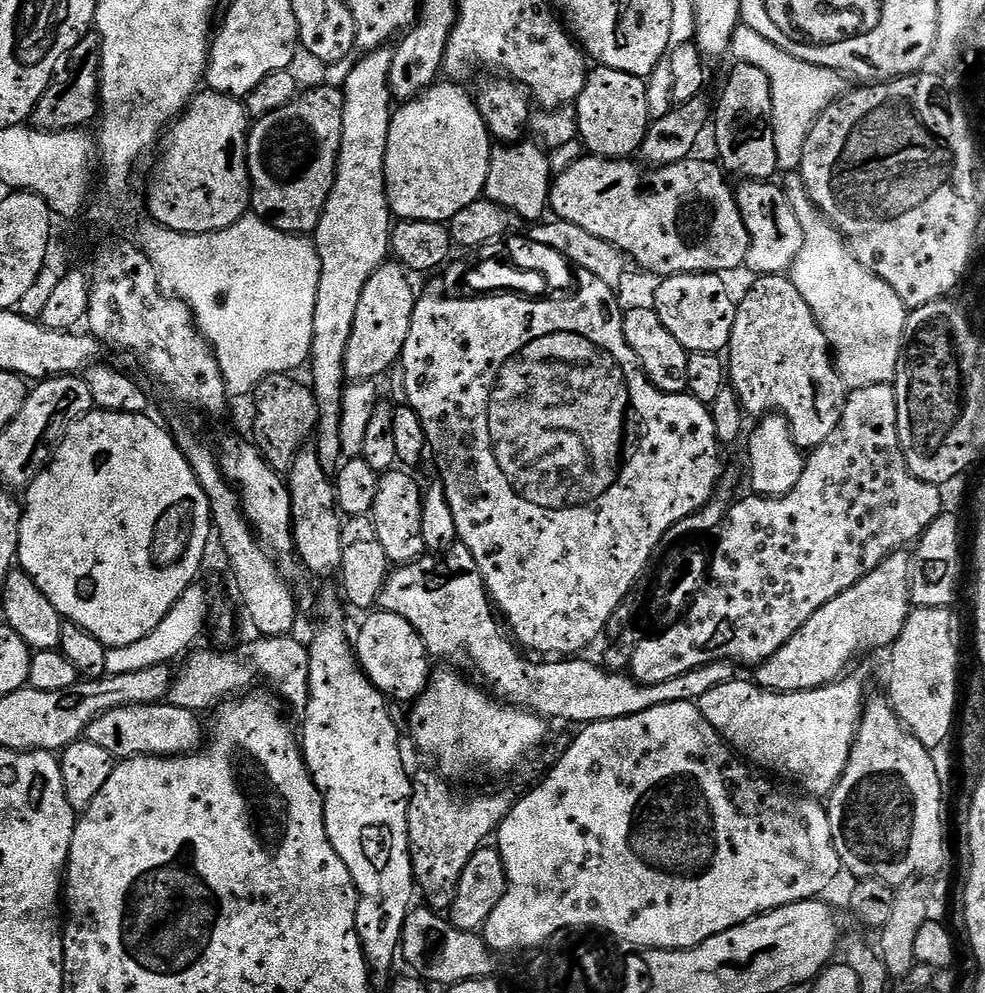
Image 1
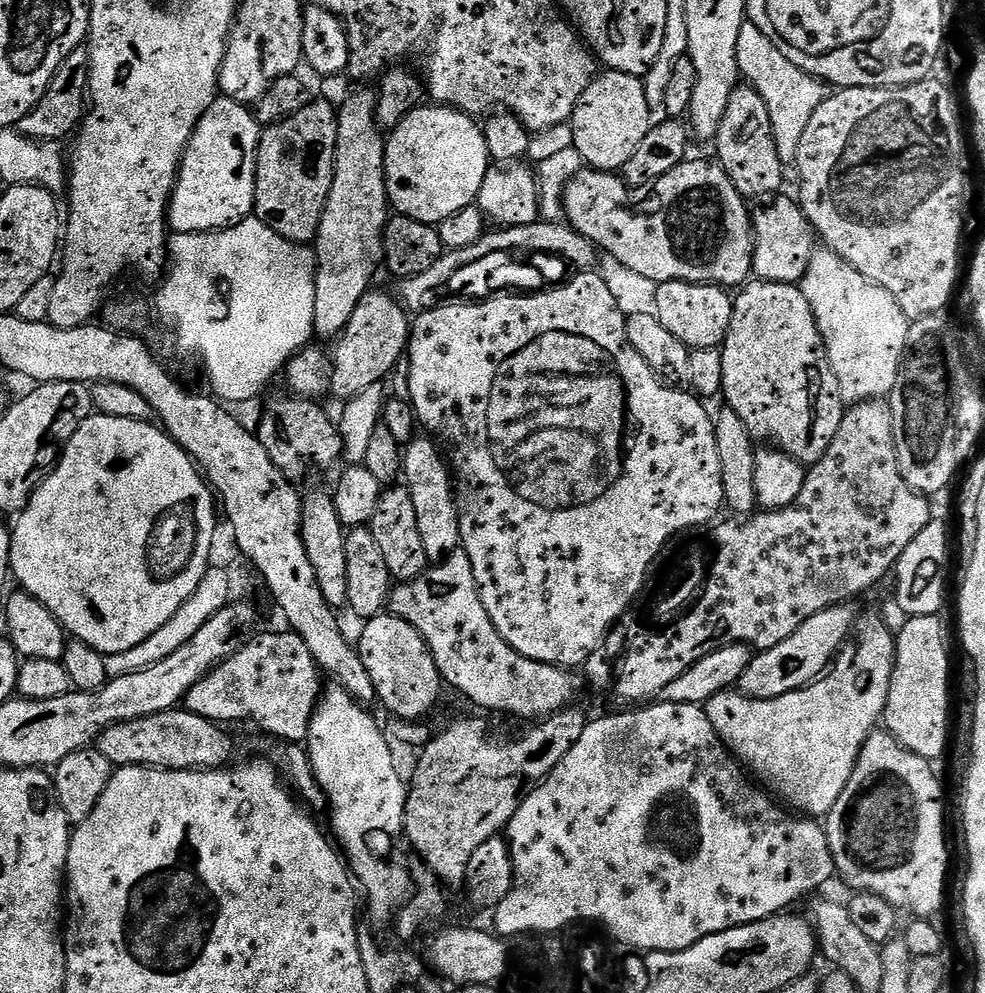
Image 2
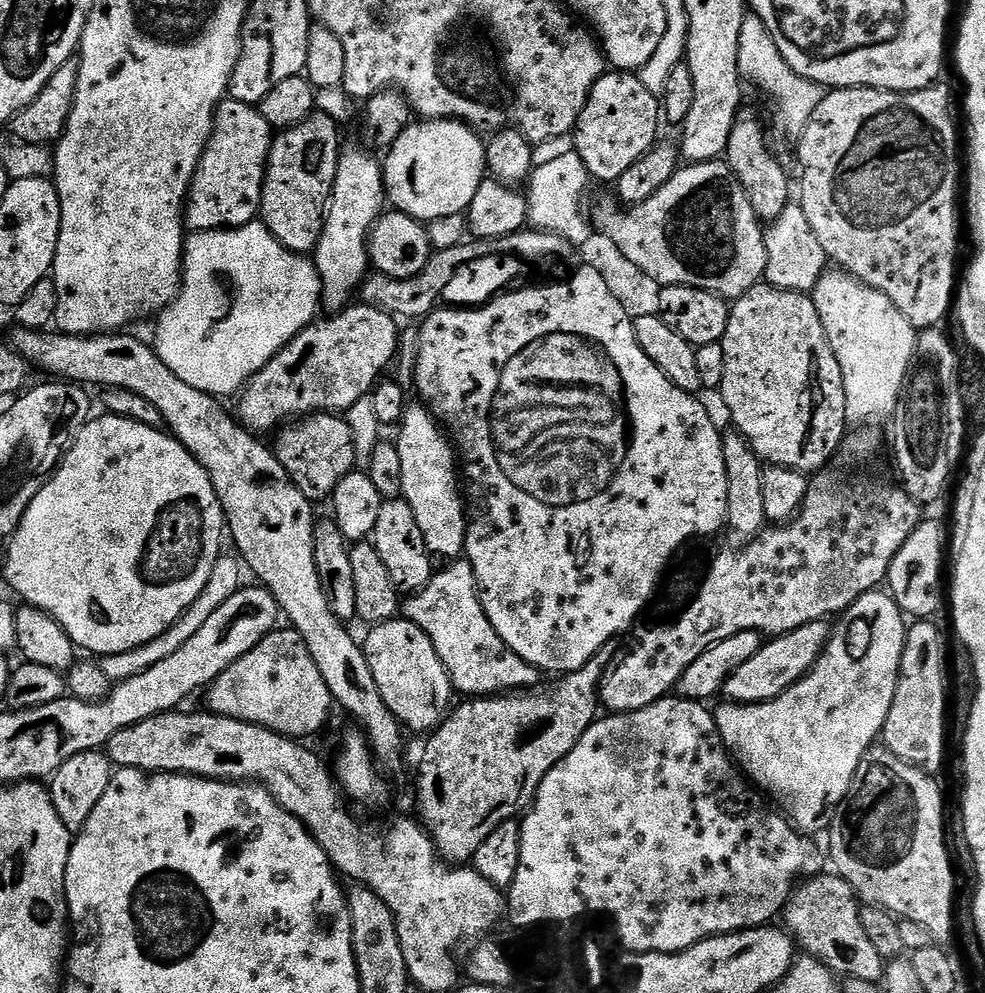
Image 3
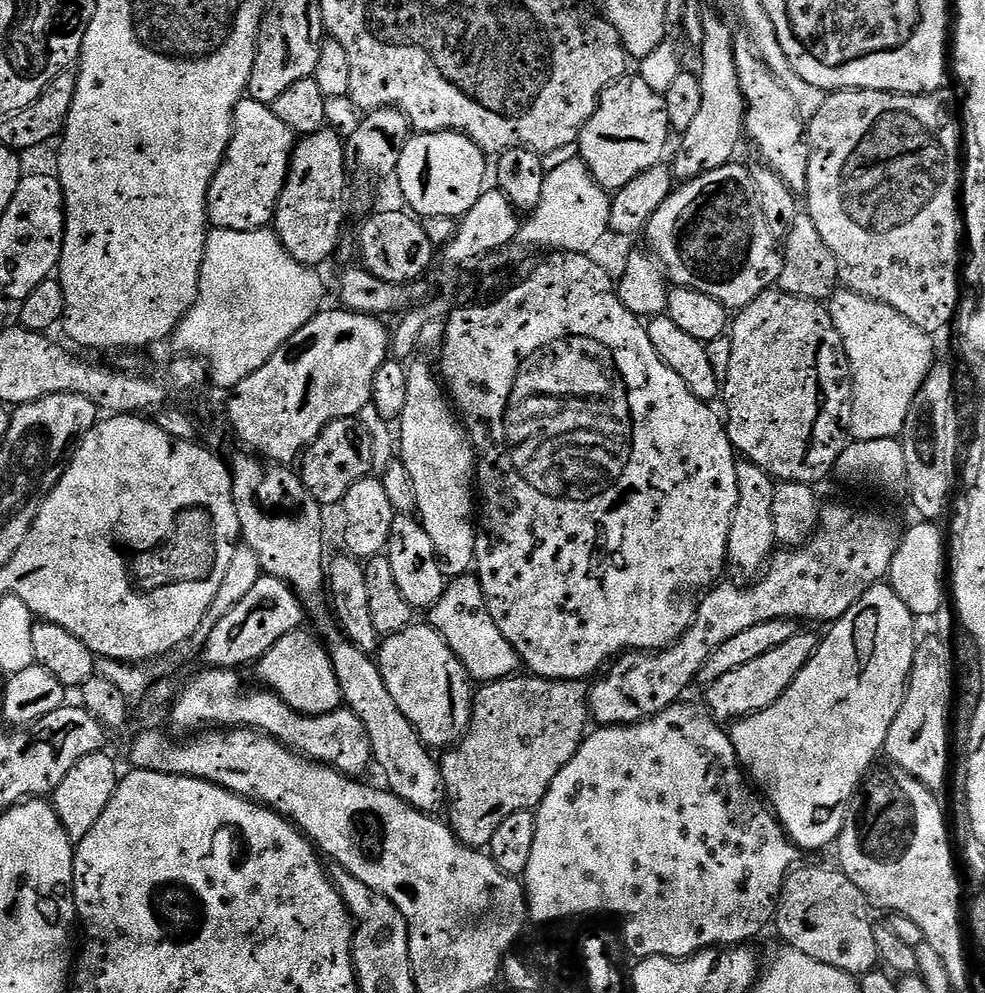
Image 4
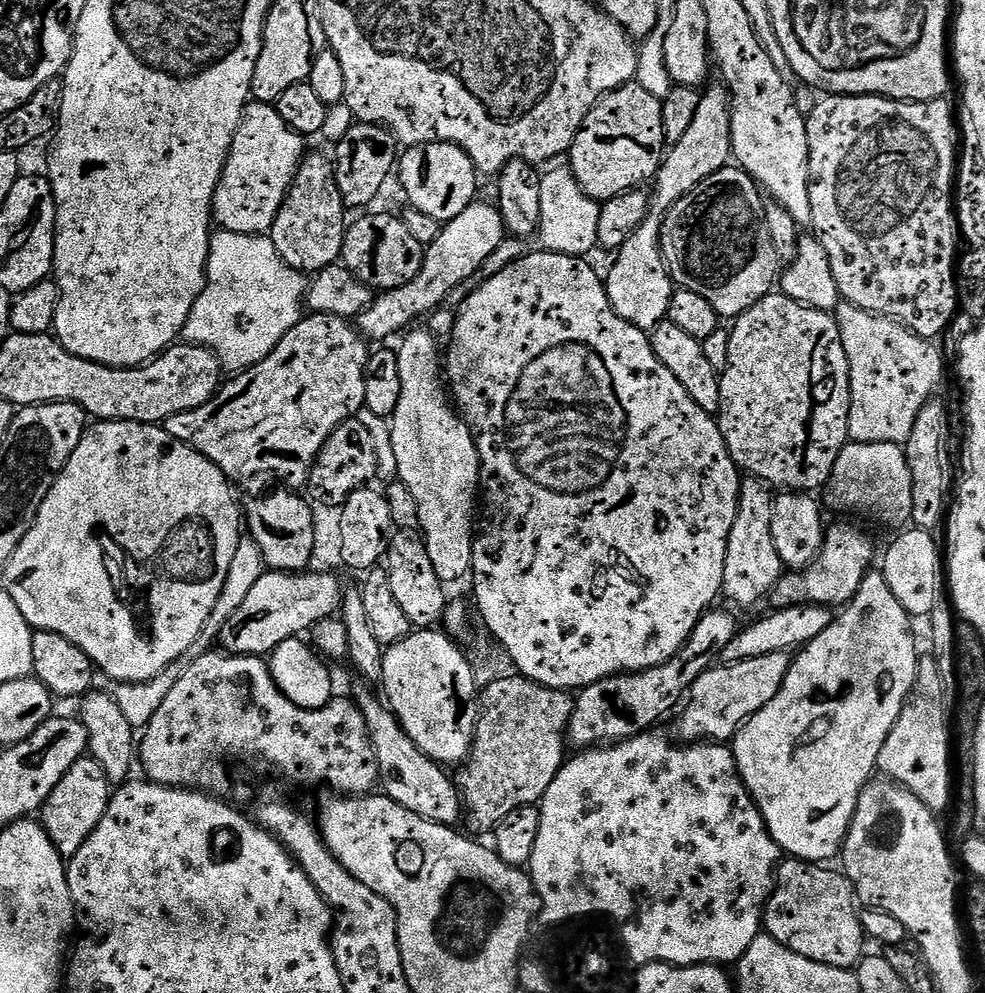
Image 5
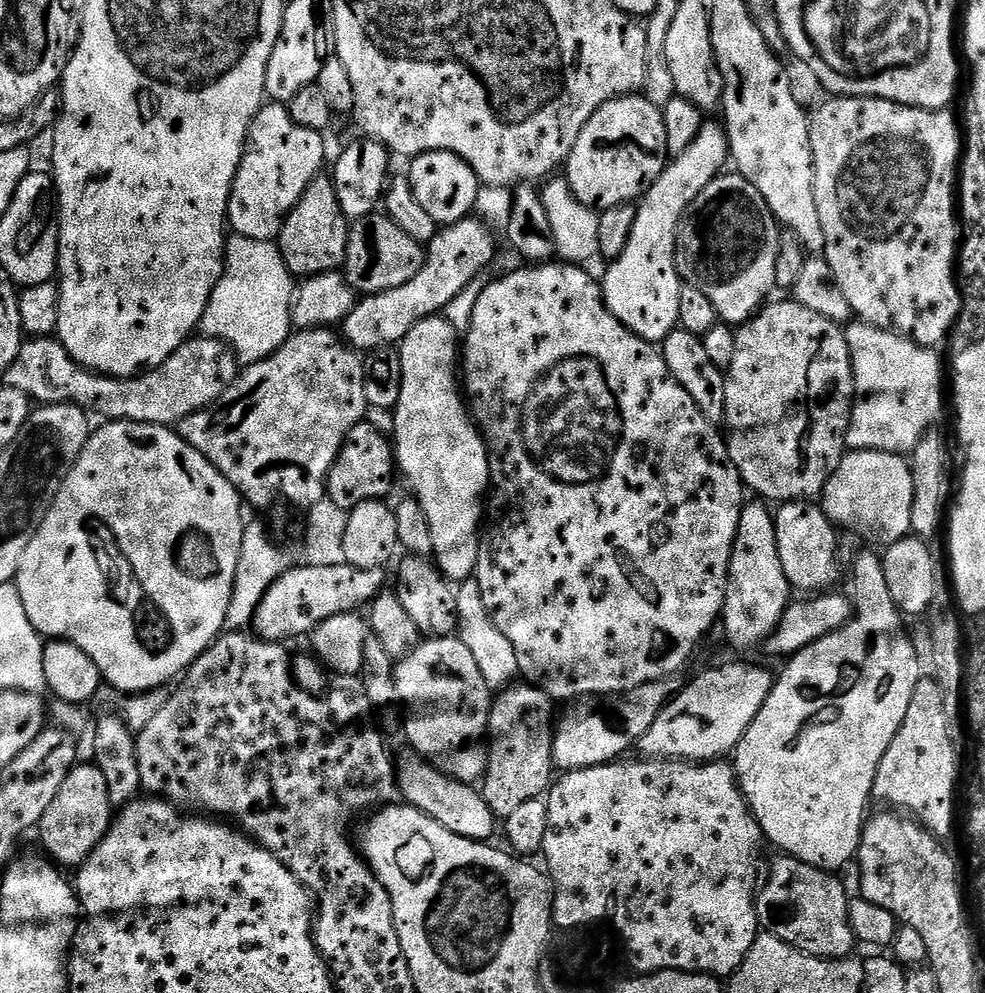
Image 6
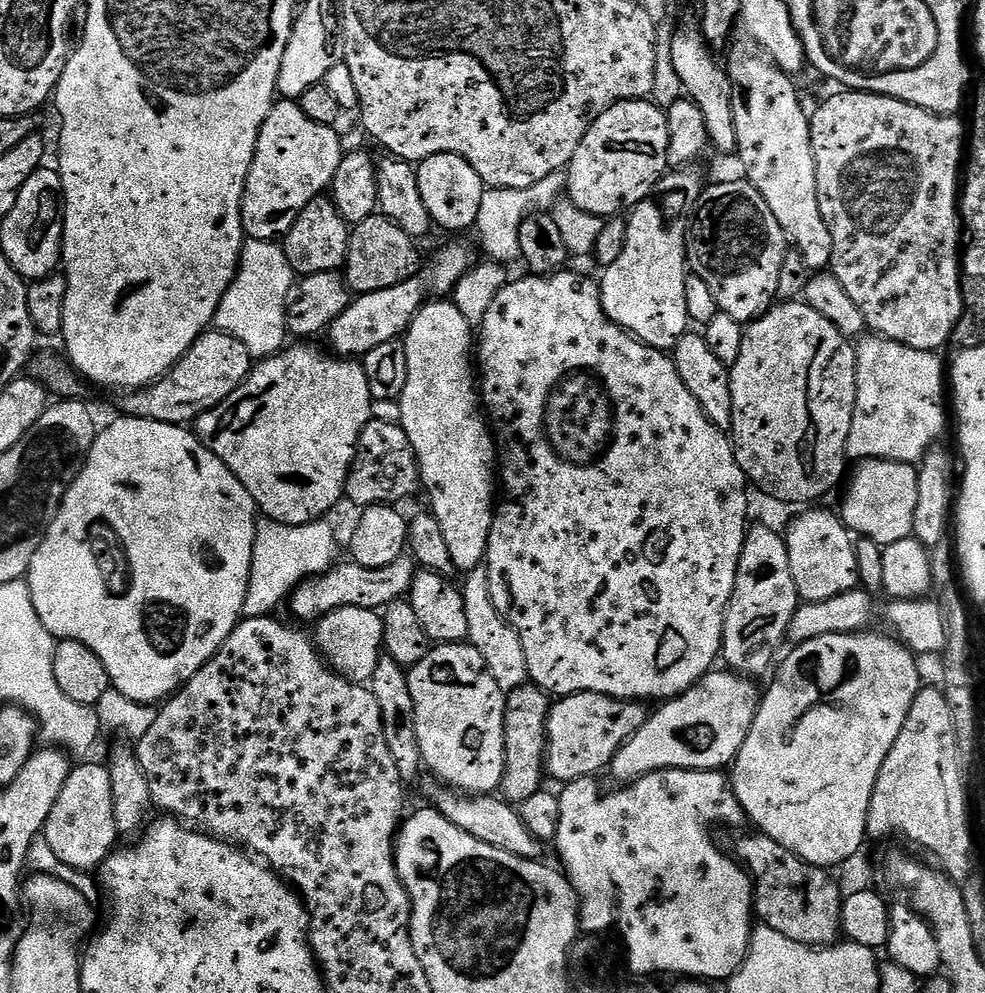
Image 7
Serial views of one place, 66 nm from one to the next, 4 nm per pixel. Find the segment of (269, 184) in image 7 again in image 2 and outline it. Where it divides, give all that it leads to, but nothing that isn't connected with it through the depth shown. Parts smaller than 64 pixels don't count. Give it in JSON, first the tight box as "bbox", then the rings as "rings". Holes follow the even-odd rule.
{"bbox":[168,98,262,233],"rings":[[[218,98],[208,107],[208,113],[200,119],[192,135],[192,142],[184,153],[184,161],[180,164],[180,174],[176,189],[172,192],[172,199],[168,208],[168,220],[173,233],[181,232],[221,232],[224,228],[232,228],[236,224],[249,219],[256,207],[256,160],[260,157],[260,141],[262,139],[262,125],[256,121],[253,109],[247,104],[239,104],[236,100]]]}

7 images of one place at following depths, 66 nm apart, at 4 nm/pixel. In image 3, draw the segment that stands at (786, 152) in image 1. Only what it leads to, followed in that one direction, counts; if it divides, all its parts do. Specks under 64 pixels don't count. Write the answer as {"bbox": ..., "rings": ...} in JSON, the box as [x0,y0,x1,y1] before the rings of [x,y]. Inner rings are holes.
{"bbox":[738,14,821,138],"rings":[[[754,14],[745,15],[742,22],[742,34],[738,38],[738,66],[747,79],[749,76],[762,91],[772,95],[772,100],[780,111],[780,120],[792,138],[798,138],[804,133],[804,128],[812,120],[814,110],[818,110],[820,105],[821,85],[802,78],[802,74],[789,66],[786,58],[782,58],[770,30],[766,30],[762,18]]]}

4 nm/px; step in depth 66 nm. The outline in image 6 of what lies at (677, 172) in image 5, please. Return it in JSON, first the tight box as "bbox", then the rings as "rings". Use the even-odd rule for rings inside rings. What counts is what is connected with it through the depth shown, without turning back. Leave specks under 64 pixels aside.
{"bbox":[602,122,729,345],"rings":[[[705,122],[694,142],[682,154],[669,159],[660,177],[640,197],[626,250],[607,265],[604,280],[602,276],[604,304],[610,314],[650,344],[659,345],[676,331],[680,322],[678,298],[682,281],[676,269],[676,231],[681,218],[690,202],[725,171],[724,163],[727,165],[729,160],[728,133],[723,123]]]}

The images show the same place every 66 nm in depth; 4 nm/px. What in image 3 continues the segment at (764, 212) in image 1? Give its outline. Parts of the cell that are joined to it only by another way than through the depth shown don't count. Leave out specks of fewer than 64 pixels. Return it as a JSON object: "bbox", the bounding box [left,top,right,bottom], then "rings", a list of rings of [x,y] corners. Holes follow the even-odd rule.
{"bbox":[764,203,829,293],"rings":[[[789,203],[788,209],[775,222],[767,225],[764,241],[768,251],[764,280],[773,288],[811,293],[824,275],[829,258],[822,250],[822,245],[818,243],[814,230],[810,230],[810,221],[806,219],[806,214],[800,209],[799,203]]]}

